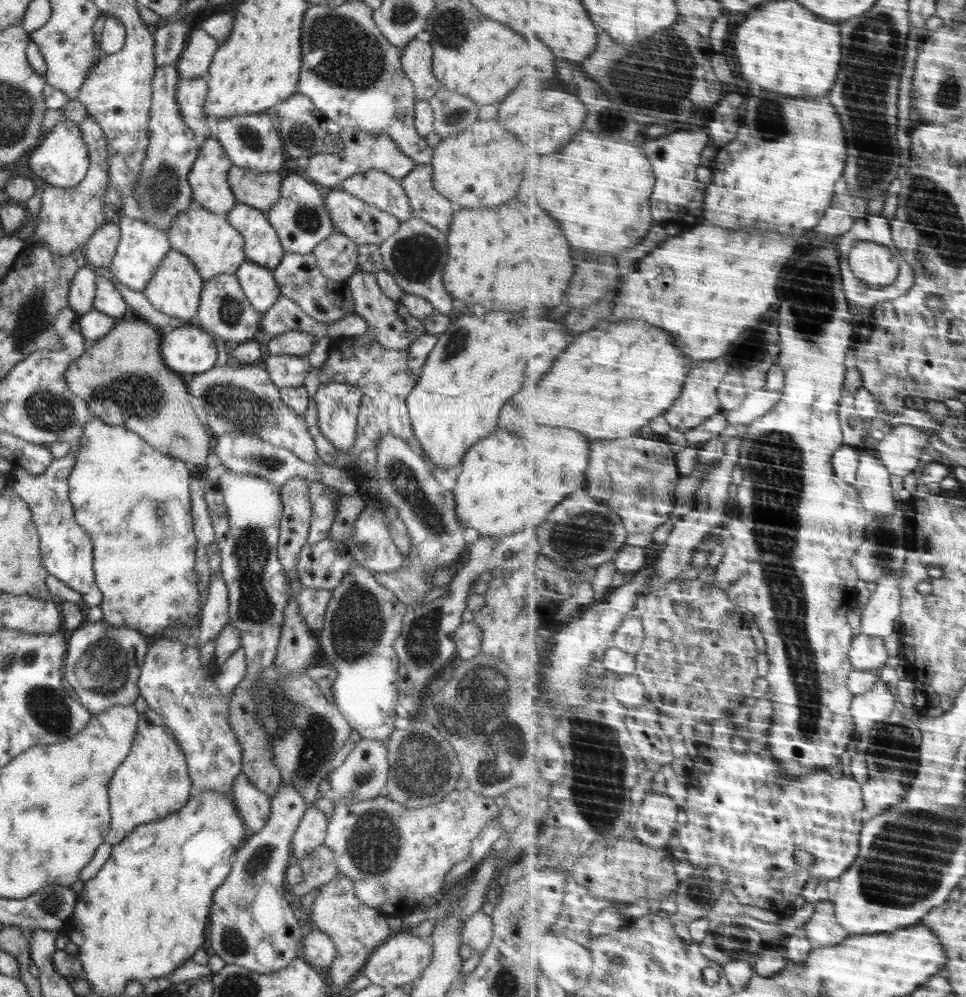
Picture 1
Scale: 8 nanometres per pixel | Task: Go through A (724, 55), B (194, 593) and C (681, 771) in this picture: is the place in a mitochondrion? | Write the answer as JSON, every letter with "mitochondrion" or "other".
{"A":"other","B":"other","C":"other"}

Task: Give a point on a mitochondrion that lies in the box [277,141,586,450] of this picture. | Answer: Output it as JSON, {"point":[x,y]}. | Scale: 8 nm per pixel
{"point":[416,257]}

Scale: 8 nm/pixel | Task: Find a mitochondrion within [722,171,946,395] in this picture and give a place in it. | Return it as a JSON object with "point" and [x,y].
{"point":[812,302]}

